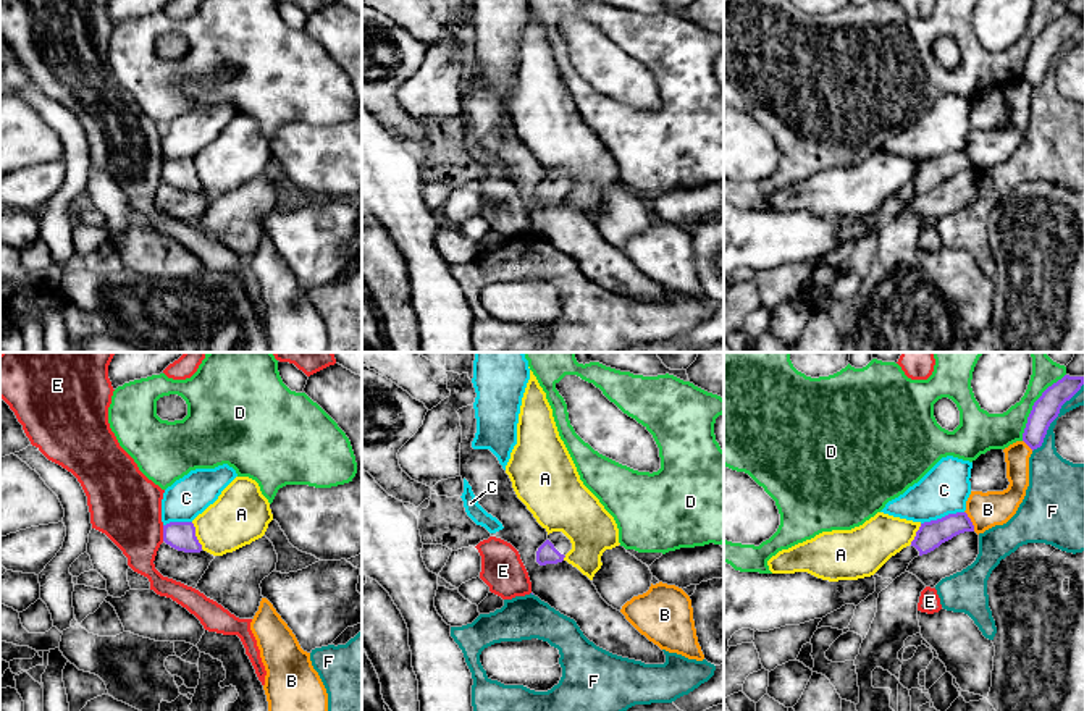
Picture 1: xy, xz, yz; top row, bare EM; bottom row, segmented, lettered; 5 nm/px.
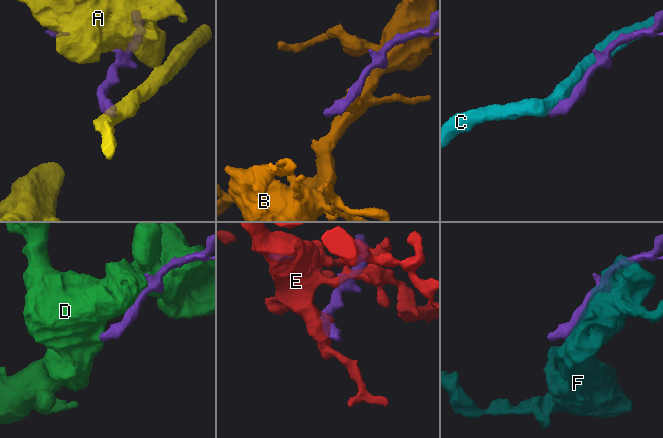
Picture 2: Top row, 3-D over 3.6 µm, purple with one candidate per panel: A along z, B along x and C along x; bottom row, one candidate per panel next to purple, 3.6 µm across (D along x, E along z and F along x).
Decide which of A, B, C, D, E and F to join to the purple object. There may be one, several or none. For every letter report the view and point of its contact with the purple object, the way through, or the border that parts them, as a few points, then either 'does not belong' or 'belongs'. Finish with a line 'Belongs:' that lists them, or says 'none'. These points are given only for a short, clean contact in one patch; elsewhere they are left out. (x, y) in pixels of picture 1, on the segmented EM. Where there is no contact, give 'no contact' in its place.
A: contact xy (194, 535); does not belong
B: contact yz (970, 521); does not belong
C: contact yz (942, 517); border yz (963, 511), (921, 524); does not belong
D: contact yz (1033, 406); does not belong
E: contact xy (163, 534); does not belong
F: contact yz (1055, 417); does not belong
Belongs: none

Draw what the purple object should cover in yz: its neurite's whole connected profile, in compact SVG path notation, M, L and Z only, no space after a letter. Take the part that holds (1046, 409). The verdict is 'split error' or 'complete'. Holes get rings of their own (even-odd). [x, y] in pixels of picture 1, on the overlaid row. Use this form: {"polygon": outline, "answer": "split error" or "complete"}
{"polygon": "M1065 375L1048 386L1034 402L1023 433L1023 441L1034 451L1042 446L1050 423L1058 417L1061 406L1084 385L1084 377Z", "answer": "complete"}

